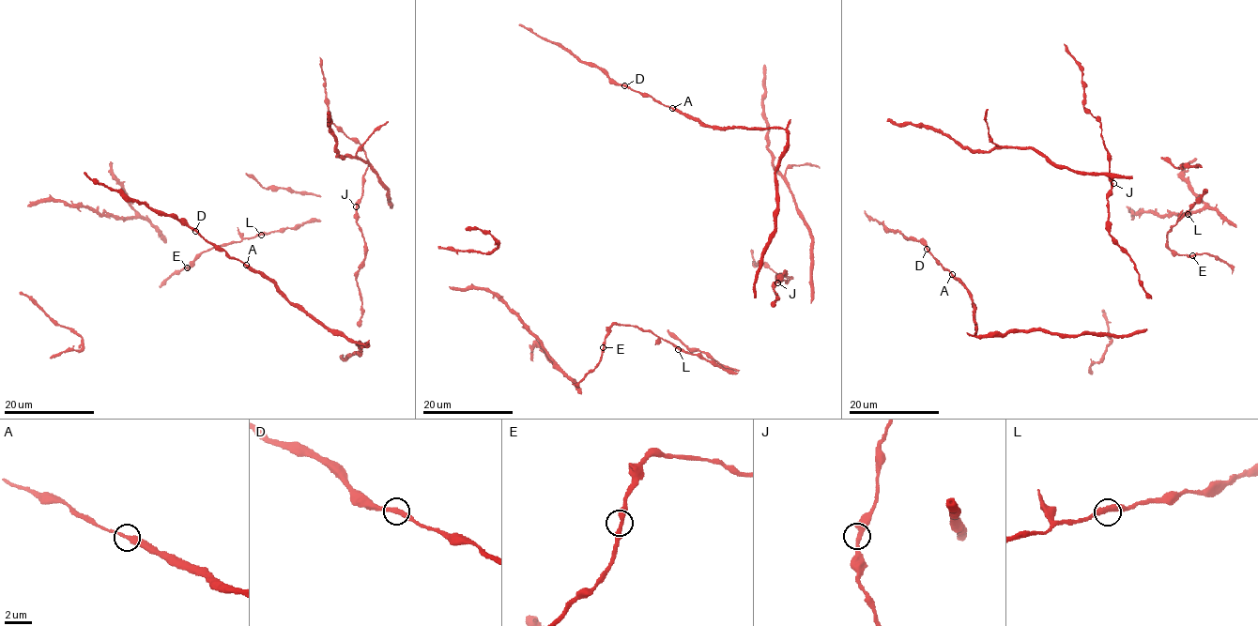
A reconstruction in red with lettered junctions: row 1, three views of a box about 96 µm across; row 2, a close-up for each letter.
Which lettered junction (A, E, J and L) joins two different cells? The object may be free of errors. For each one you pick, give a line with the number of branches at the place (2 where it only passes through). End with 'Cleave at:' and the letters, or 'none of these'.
Cleave at: none of these

